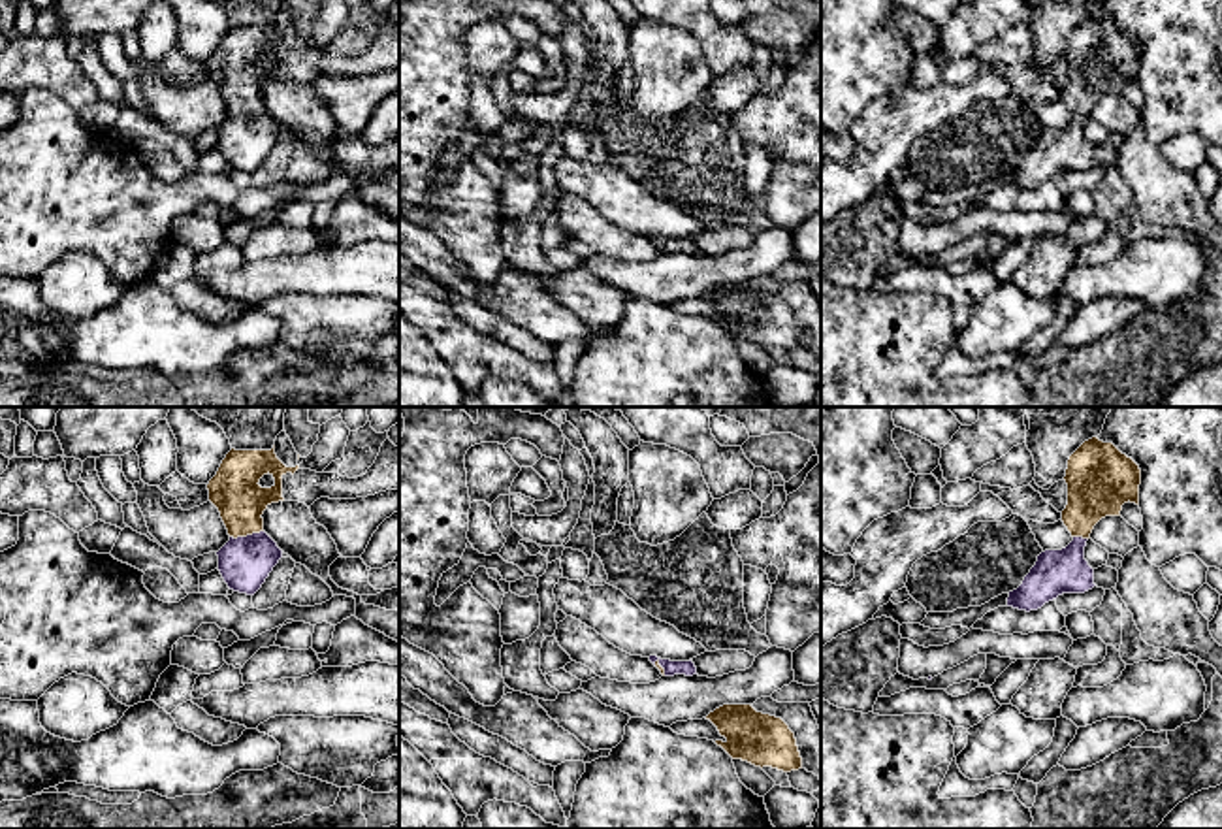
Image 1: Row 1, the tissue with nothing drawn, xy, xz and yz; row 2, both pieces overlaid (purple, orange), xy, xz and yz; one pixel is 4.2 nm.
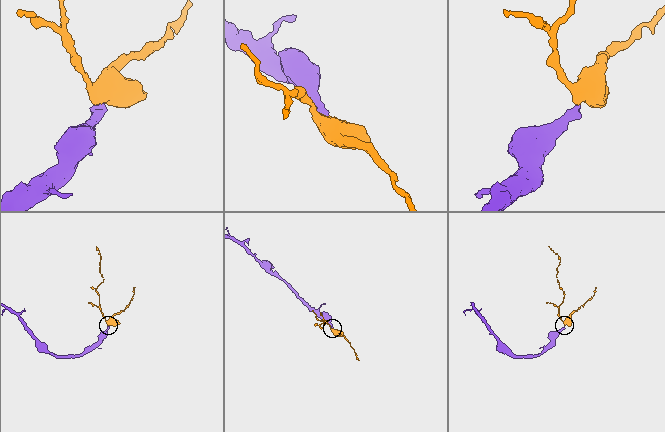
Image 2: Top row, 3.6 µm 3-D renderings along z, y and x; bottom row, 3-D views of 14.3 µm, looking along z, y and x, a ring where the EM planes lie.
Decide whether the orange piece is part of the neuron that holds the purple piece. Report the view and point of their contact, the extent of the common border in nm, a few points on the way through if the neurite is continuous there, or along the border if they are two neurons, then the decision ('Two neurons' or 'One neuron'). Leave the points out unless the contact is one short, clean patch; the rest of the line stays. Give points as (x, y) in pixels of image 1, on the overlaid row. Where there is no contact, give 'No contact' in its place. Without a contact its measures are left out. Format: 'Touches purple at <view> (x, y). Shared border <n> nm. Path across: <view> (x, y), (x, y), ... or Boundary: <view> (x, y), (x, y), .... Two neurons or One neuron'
Touches purple at xy (247, 536). Shared border 150 nm. Path across: xy (245, 562), (247, 536), (241, 502), (234, 490). One neuron

